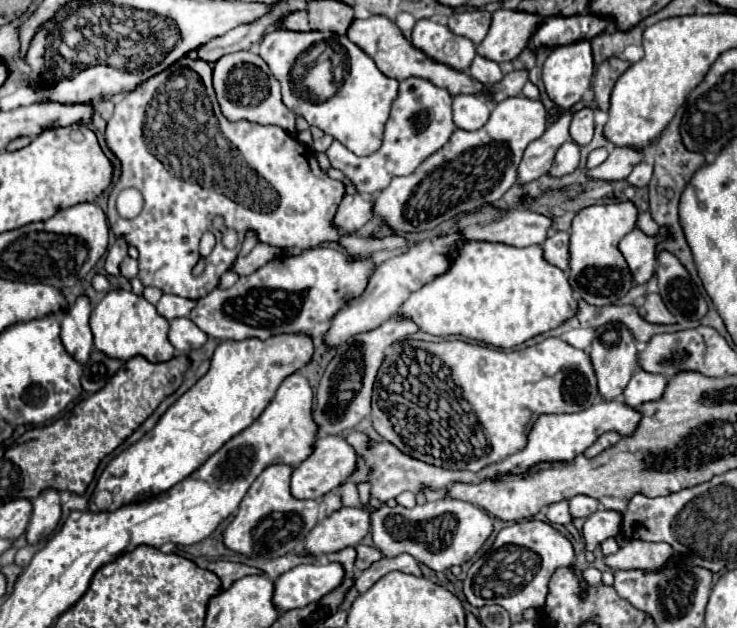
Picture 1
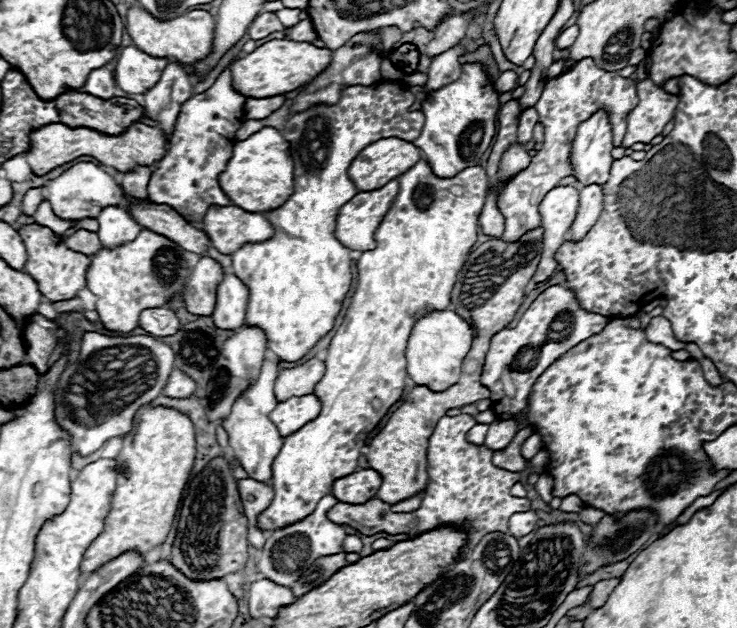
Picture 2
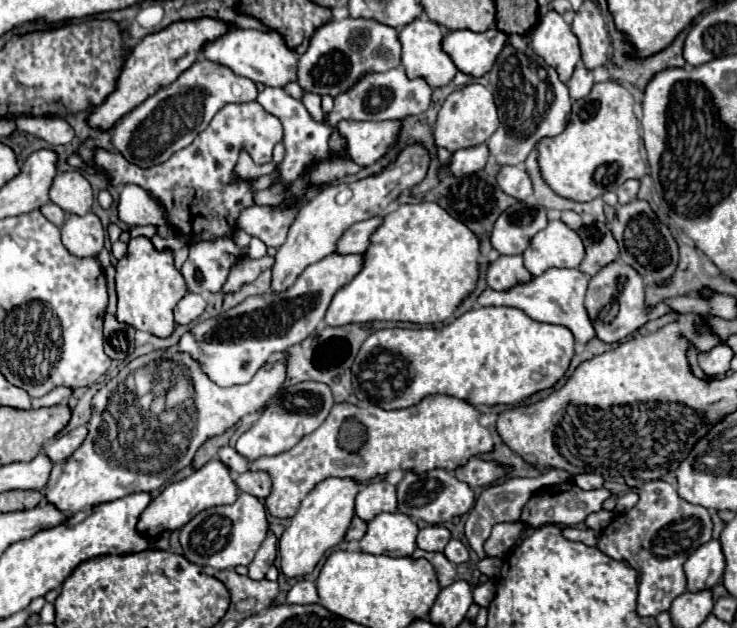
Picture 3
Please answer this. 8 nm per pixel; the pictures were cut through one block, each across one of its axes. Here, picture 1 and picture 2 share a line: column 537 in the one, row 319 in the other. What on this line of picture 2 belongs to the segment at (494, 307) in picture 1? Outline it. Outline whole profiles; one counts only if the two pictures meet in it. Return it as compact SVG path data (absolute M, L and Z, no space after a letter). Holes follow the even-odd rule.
M378 82L372 86L350 86L342 92L338 104L332 106L312 106L304 112L294 114L286 122L284 138L288 138L292 146L294 158L294 194L280 208L264 212L264 216L272 222L276 234L268 242L244 244L240 250L232 254L232 272L248 286L248 314L246 324L256 326L266 334L268 348L284 362L296 362L306 356L320 338L324 338L342 308L342 302L352 284L350 272L350 250L342 246L336 236L336 218L340 206L358 194L356 184L348 178L348 168L354 158L364 150L364 146L380 140L380 138L404 138L406 142L414 142L424 128L424 114L410 112L408 108L414 104L414 94L396 82Z

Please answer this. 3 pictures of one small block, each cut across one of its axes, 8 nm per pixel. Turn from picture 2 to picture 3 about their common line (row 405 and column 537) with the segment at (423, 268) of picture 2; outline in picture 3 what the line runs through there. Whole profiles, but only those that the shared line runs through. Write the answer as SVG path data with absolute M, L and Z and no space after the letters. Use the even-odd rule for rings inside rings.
M510 306L474 308L452 324L430 330L390 328L378 330L362 344L354 366L352 386L358 400L368 400L382 410L408 408L434 394L448 394L470 402L472 406L514 406L536 392L552 388L568 370L574 356L574 336L568 328L536 322L526 312Z

